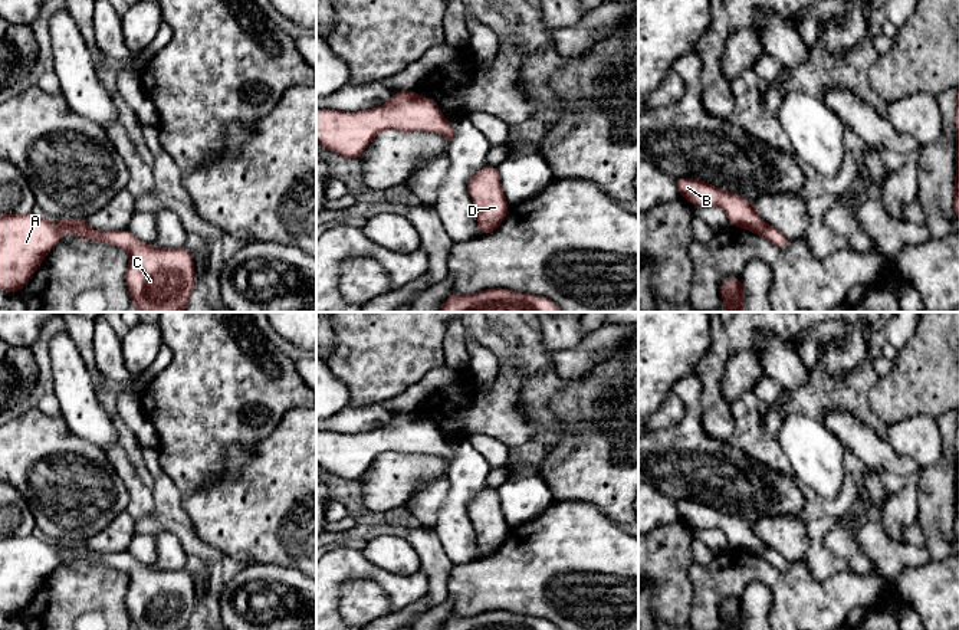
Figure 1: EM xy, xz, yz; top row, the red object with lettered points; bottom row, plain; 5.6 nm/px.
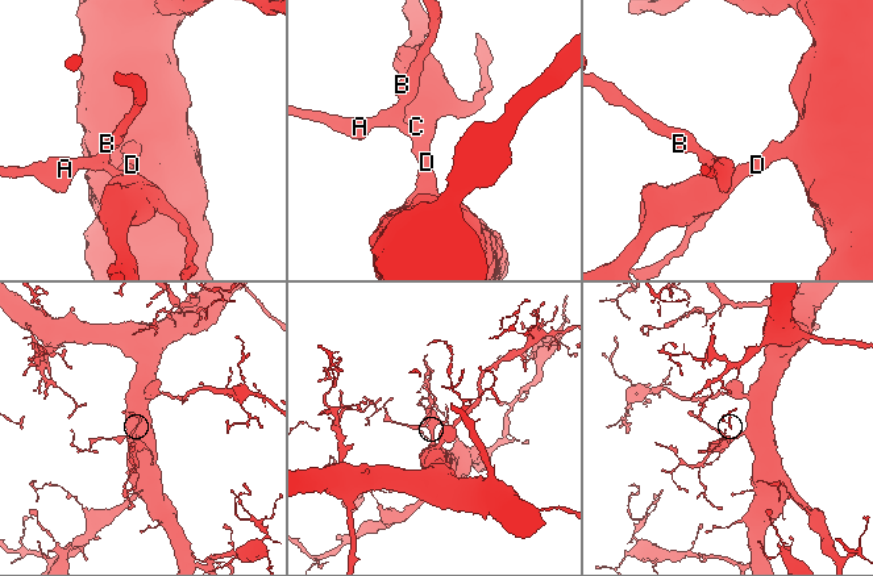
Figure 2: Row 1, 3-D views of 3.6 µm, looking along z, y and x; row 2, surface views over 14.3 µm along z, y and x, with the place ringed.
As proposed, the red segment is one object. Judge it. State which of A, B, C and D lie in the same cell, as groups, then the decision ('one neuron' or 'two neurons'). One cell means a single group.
A B C D; one neuron

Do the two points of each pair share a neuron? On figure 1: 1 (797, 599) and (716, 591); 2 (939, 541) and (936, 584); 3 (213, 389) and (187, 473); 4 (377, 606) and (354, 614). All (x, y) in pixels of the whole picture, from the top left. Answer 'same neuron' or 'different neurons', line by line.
1: same neuron
2: different neurons
3: same neuron
4: same neuron

